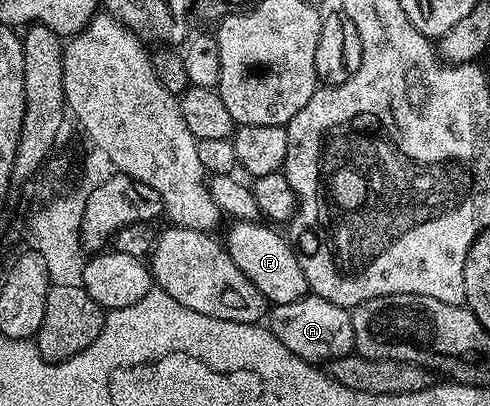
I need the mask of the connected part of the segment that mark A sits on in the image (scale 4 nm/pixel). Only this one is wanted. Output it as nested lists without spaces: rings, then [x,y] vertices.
[[[310,293],[292,303],[277,303],[269,311],[269,329],[297,357],[308,363],[326,365],[332,359],[345,357],[355,351],[353,337],[353,321],[351,311],[345,307],[333,305],[333,301],[325,301]]]

